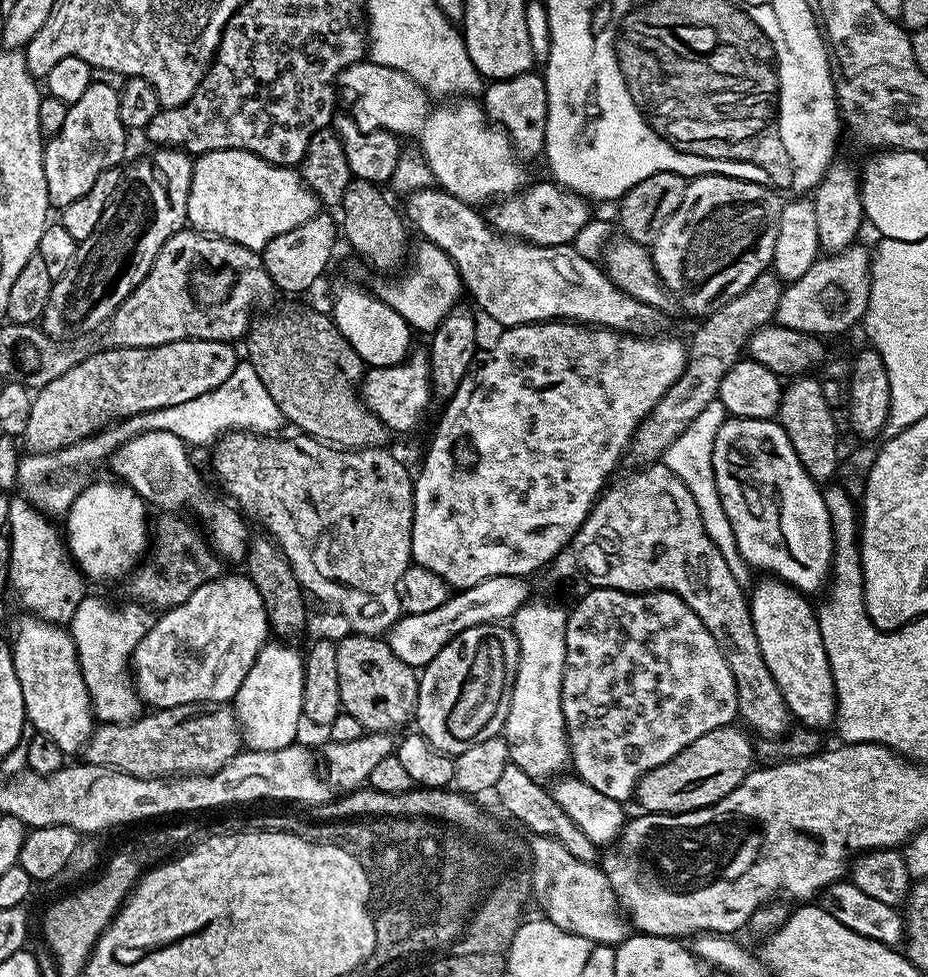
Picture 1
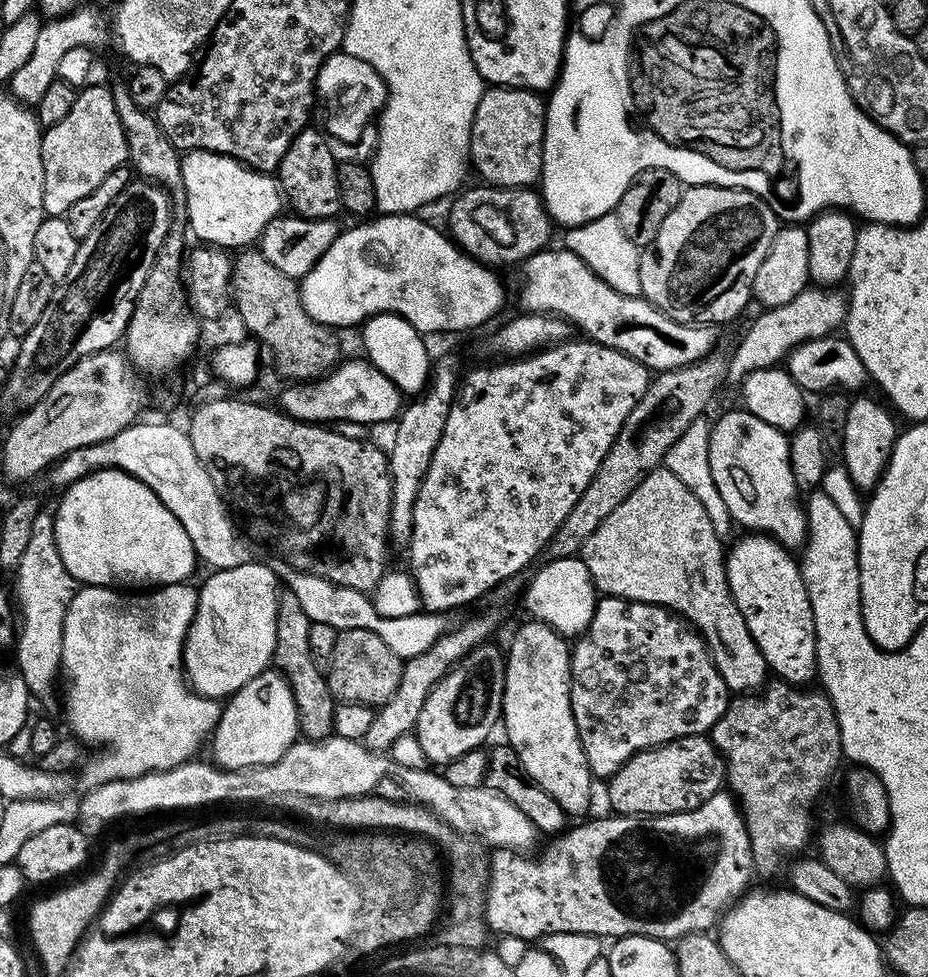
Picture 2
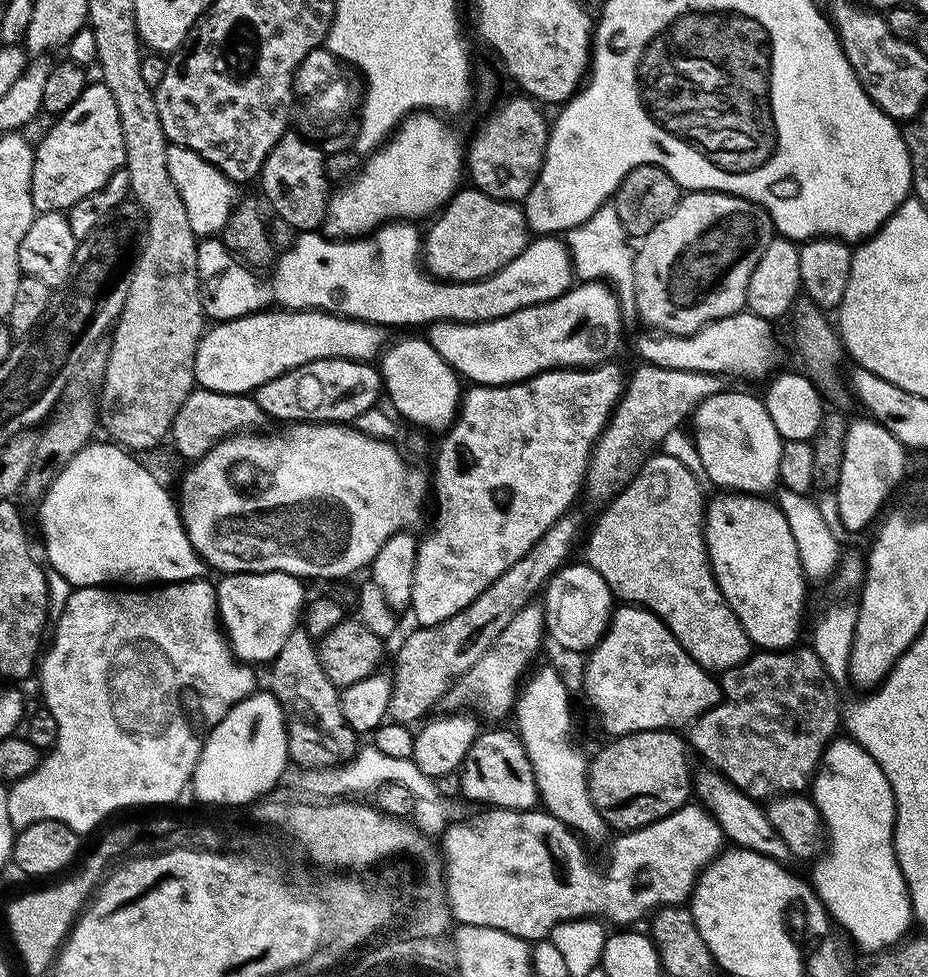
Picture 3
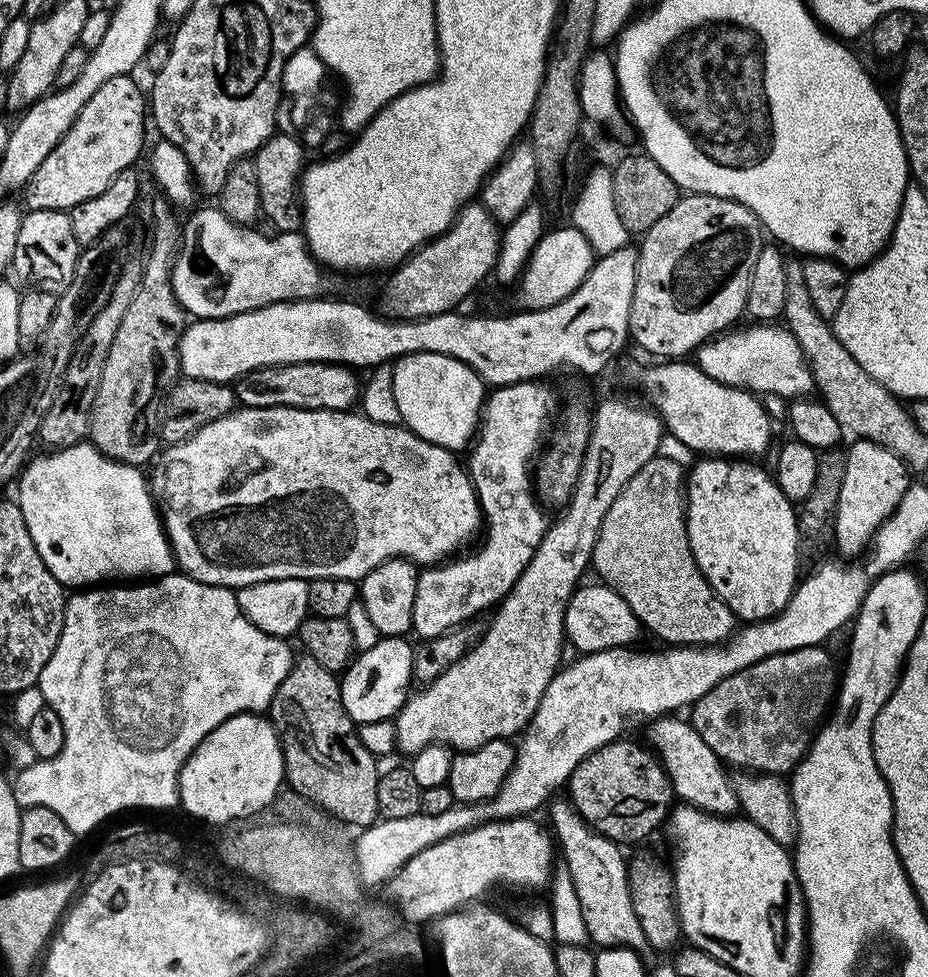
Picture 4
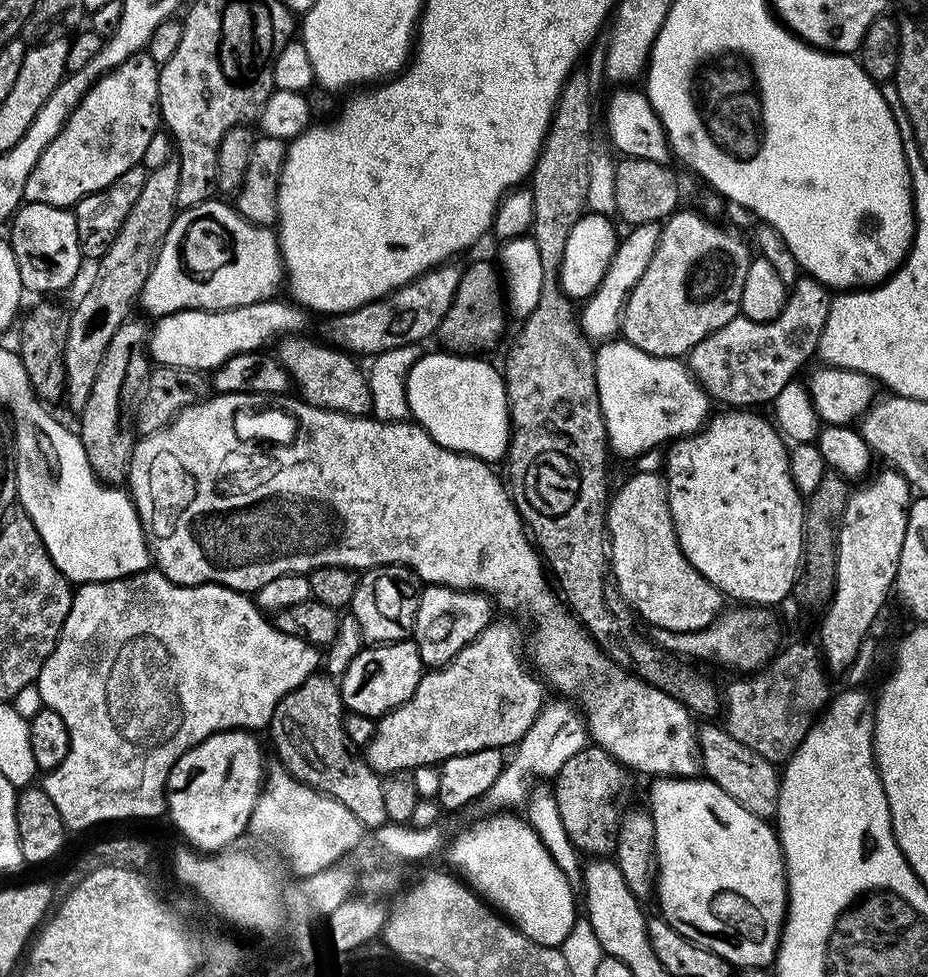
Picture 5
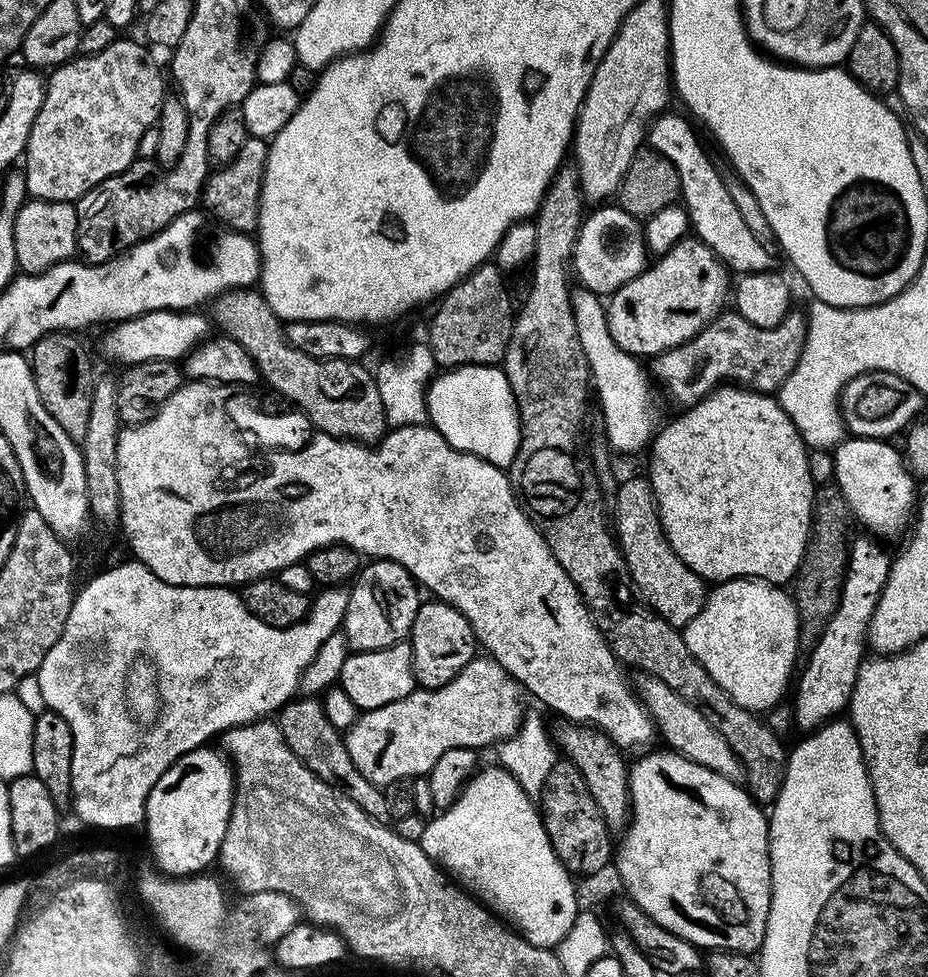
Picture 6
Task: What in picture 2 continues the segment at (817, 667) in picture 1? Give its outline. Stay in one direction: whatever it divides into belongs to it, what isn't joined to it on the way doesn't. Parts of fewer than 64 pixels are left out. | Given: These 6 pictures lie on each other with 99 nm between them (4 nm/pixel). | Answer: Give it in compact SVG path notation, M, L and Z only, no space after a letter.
M744 534L733 548L727 549L724 565L730 594L742 618L746 618L746 630L750 630L750 638L754 638L762 658L766 658L769 669L785 684L807 685L811 681L808 679L811 676L813 679L817 675L816 635L814 634L814 610L810 606L810 598L807 597L801 565L797 557L783 544L768 535Z

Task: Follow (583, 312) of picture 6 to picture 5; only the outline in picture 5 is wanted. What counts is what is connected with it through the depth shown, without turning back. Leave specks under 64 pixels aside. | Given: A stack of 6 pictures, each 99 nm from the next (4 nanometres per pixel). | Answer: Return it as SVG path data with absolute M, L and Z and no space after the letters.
M623 338L603 341L595 349L595 354L600 409L608 431L608 447L615 455L617 452L618 455L629 456L629 458L641 456L642 453L649 452L651 448L660 448L669 442L693 436L708 423L710 397L697 384L695 375L683 359L671 356L651 356L646 354L646 350L638 350L638 346L634 346Z

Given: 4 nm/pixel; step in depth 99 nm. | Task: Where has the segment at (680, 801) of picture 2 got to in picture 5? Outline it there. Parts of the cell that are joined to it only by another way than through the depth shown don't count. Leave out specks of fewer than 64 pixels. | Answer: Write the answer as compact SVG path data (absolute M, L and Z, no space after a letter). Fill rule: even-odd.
M587 746L563 763L551 785L558 802L558 815L570 842L577 852L588 858L608 858L615 853L620 829L621 809L616 809L616 795L624 788L629 773L624 765L606 750ZM556 783L556 784L555 784Z

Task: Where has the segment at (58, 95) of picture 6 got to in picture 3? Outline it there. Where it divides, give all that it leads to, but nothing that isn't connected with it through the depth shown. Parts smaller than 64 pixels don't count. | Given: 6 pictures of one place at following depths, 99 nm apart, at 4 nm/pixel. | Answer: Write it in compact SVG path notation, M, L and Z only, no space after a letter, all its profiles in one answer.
M103 82L89 83L88 88L82 90L82 98L78 98L78 102L70 106L70 110L59 113L55 120L56 125L41 138L40 145L35 145L32 158L32 201L37 213L64 212L70 206L74 206L74 202L86 198L86 194L102 190L108 179L124 166L122 122L118 118L114 94Z

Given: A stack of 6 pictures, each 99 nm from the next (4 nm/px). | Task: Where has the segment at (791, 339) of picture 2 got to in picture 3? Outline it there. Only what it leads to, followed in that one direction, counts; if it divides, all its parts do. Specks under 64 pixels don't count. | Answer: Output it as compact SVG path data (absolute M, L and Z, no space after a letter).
M641 363L627 377L624 393L612 411L612 417L604 427L604 433L596 439L592 456L588 460L586 496L592 500L607 502L632 481L641 464L655 446L663 445L670 430L681 427L696 411L699 404L714 394L725 391L726 380L713 372L670 370L662 366Z

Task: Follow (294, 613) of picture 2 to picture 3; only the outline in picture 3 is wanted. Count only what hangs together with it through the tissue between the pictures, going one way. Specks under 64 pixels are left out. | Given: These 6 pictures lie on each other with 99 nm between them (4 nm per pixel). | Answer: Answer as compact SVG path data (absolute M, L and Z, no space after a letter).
M298 626L270 662L270 691L284 711L288 759L300 770L332 770L347 764L358 751L358 734L342 714L341 689L326 678L326 670L322 670L318 662L316 646L317 641L308 635L304 627Z

